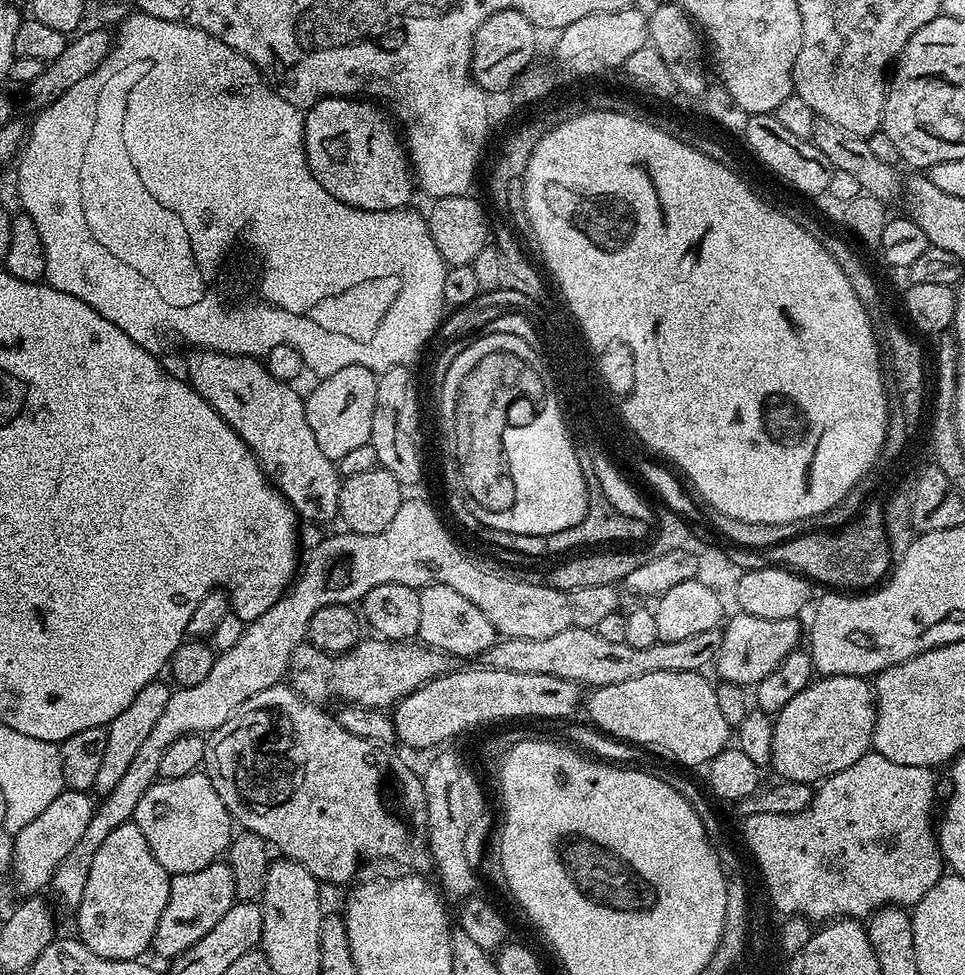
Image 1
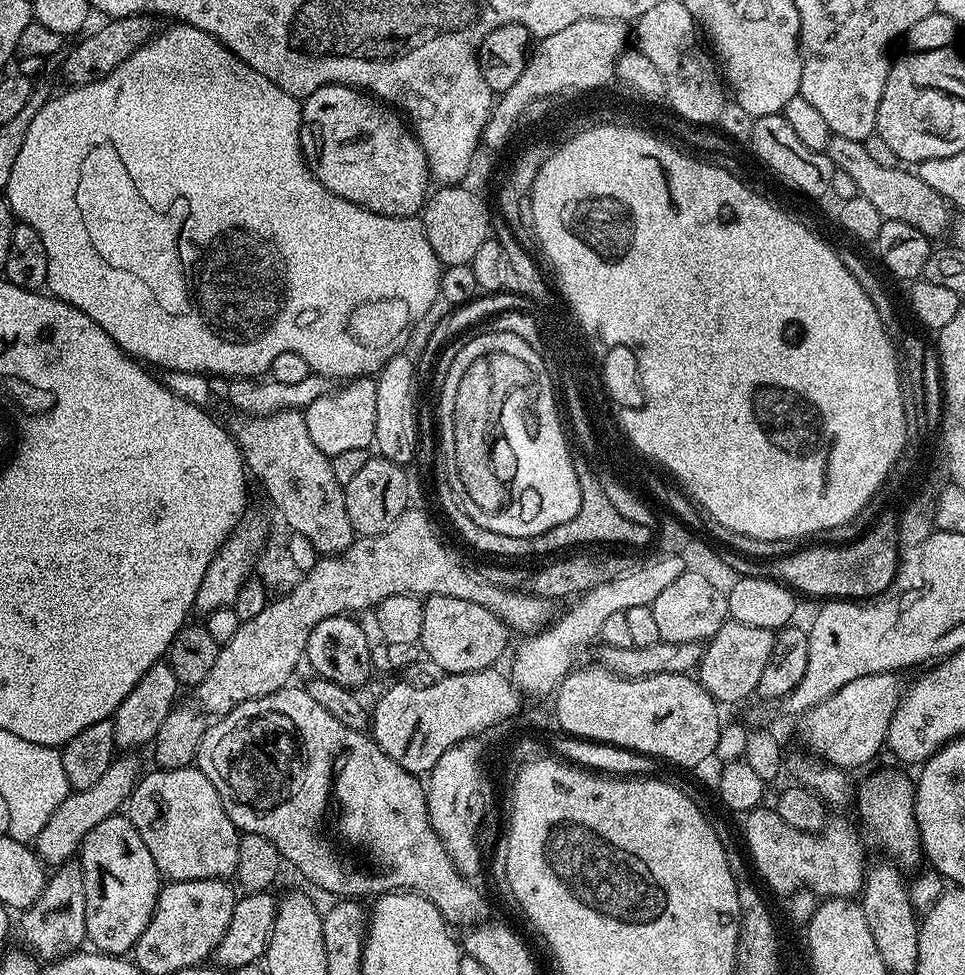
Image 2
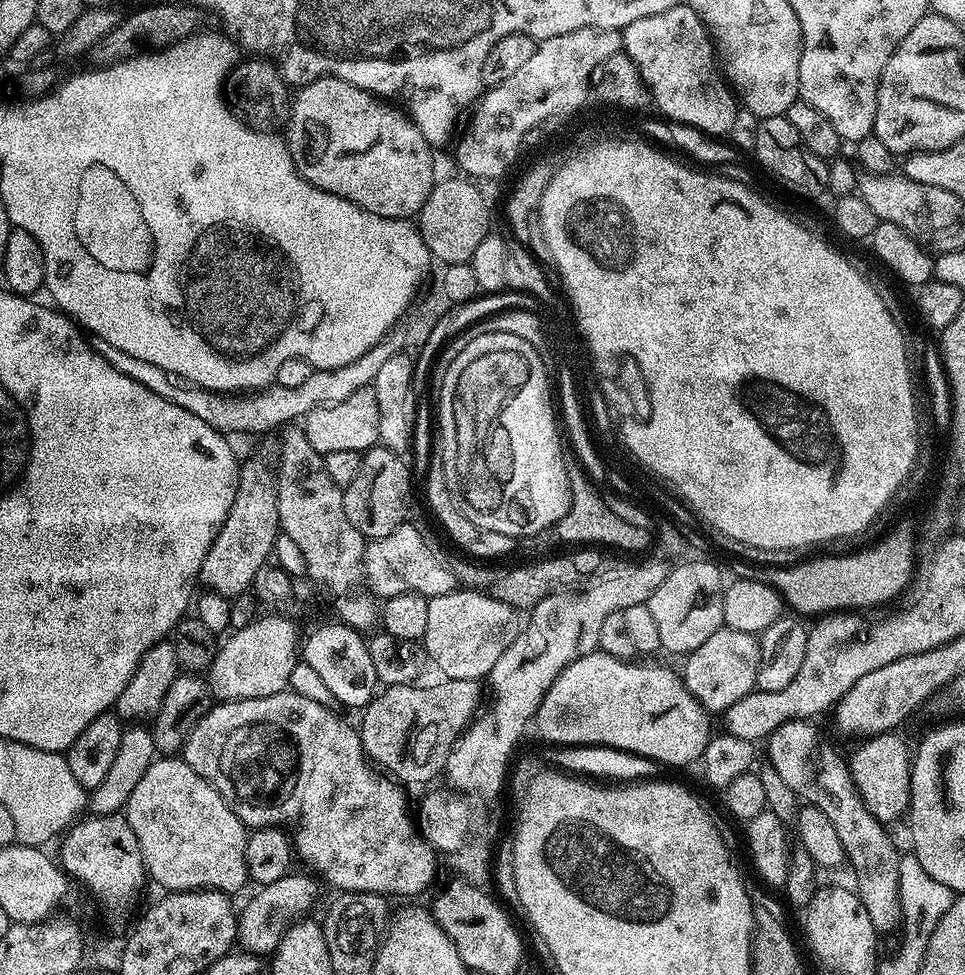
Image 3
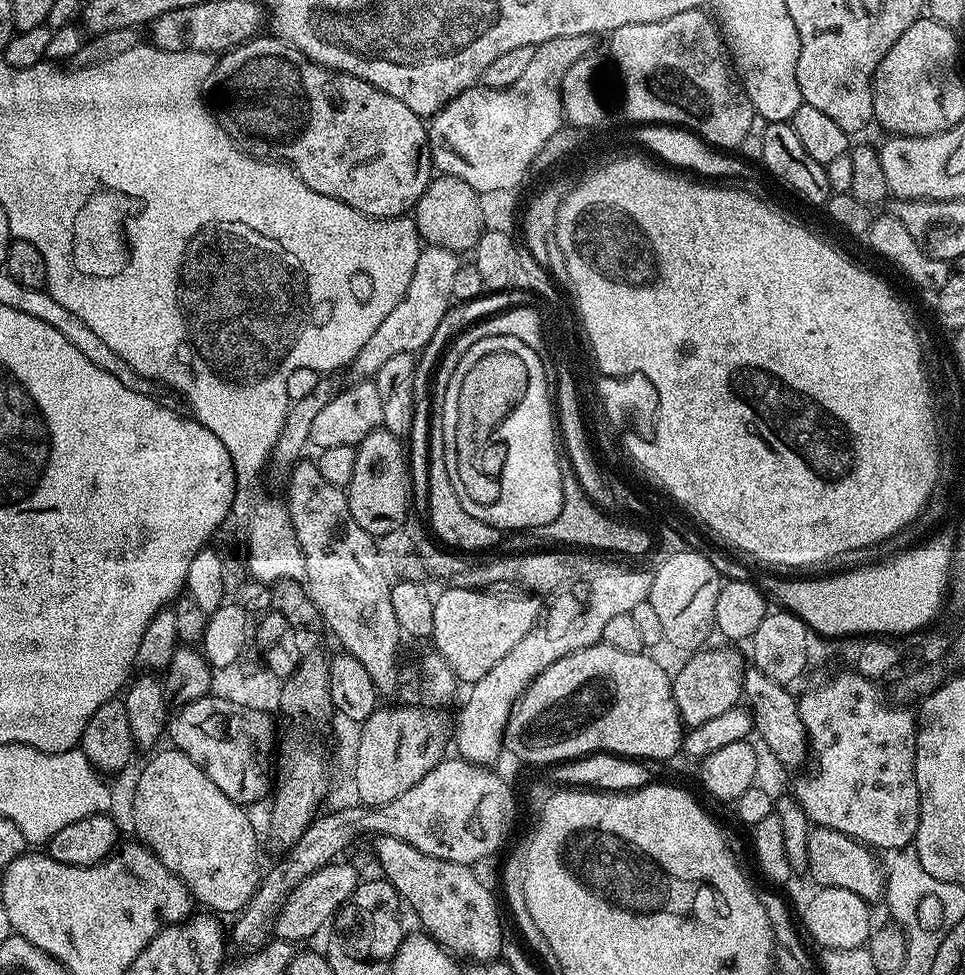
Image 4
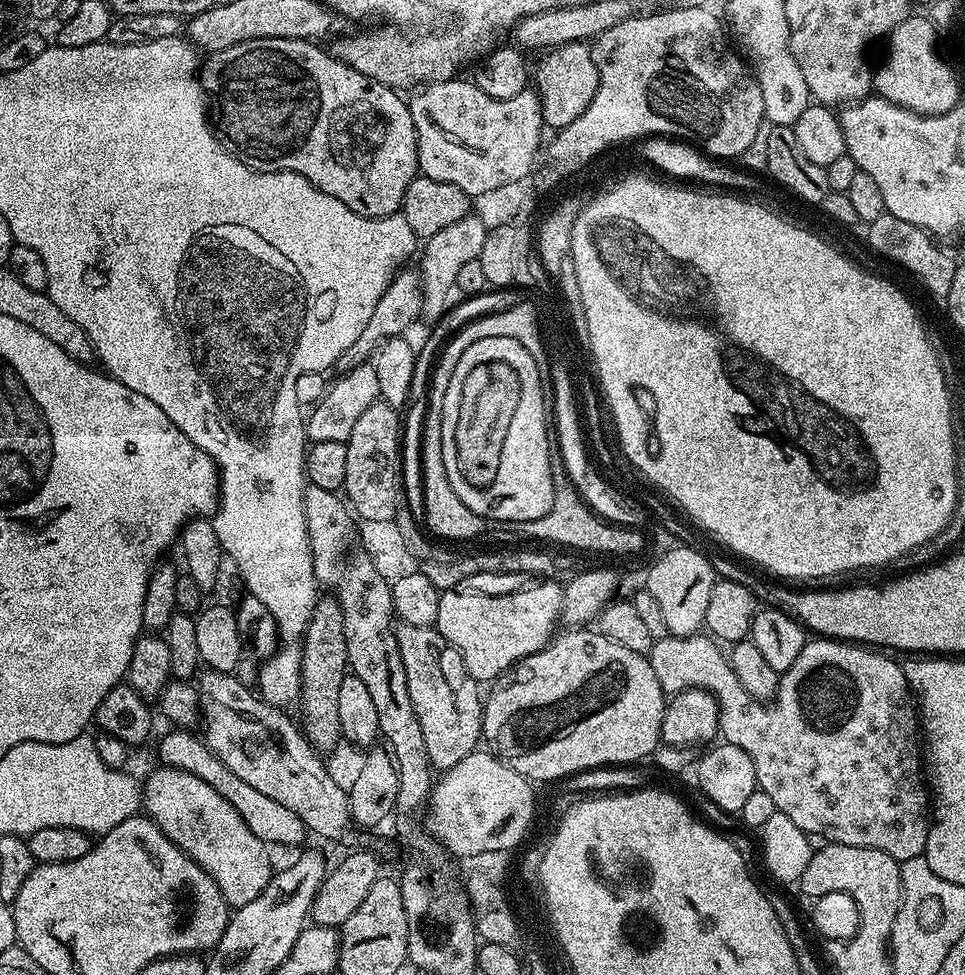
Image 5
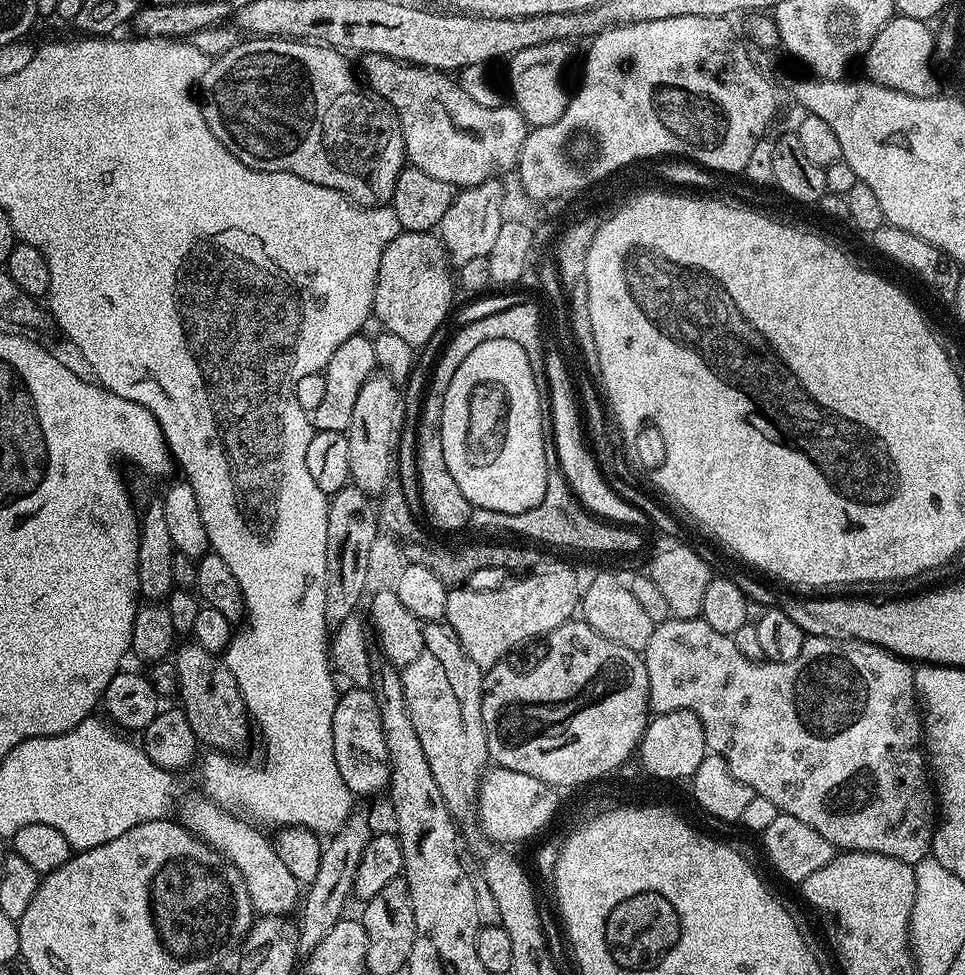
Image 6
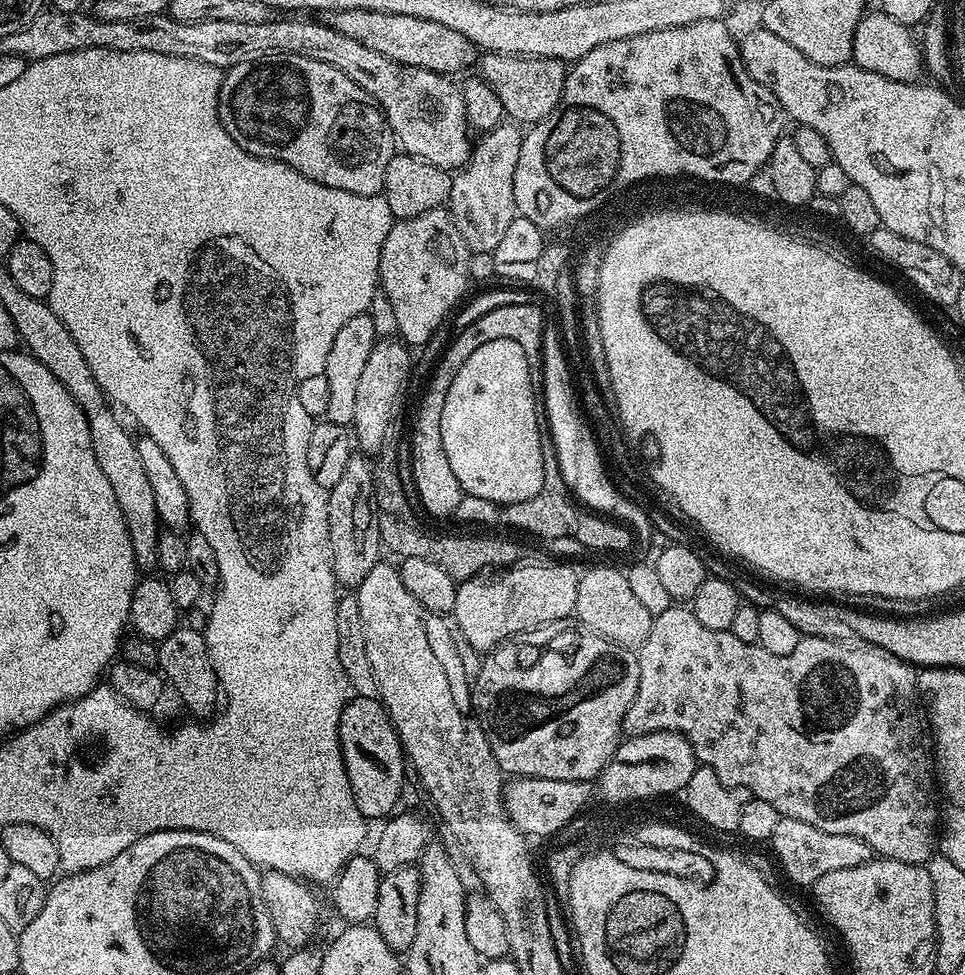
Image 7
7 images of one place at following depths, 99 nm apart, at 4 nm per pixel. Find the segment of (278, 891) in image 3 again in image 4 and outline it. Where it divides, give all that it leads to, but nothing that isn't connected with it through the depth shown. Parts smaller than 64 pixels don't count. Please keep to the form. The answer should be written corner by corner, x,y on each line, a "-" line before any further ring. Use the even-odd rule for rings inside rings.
333,862
314,870
287,898
284,905
274,917
274,936
277,940
308,940
320,927
327,925
335,917
340,908
354,894
354,890
362,882
362,876
356,873
352,864

